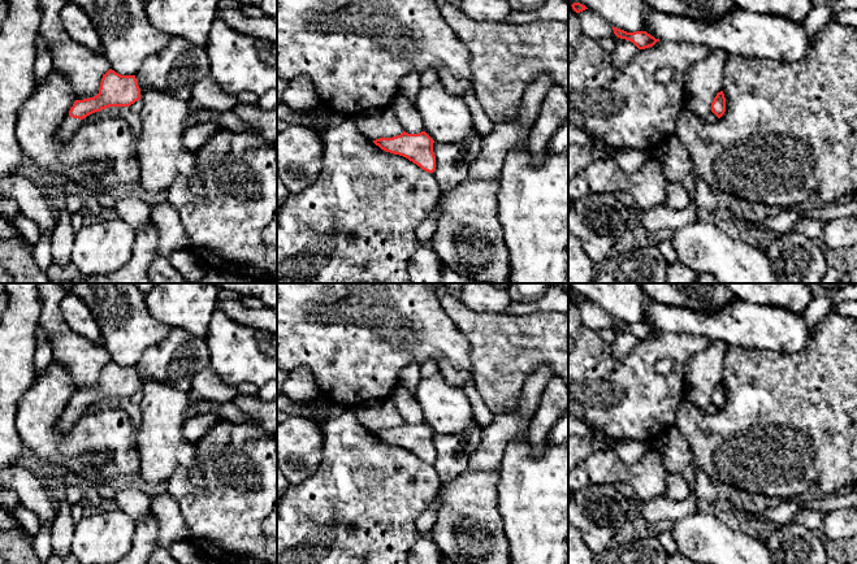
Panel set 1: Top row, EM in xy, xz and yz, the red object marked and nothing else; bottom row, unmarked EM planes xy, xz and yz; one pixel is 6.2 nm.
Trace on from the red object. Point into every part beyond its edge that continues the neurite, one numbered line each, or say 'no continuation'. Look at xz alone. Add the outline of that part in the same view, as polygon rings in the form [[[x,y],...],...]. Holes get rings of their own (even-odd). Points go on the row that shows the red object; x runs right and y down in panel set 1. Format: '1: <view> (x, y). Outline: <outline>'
no continuation

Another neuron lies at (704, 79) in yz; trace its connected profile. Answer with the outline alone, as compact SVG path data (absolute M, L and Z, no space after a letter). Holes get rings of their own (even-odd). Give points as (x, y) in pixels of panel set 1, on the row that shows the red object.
M711 49L710 55L689 68L684 75L685 108L700 117L711 112L711 103L723 88L728 53Z

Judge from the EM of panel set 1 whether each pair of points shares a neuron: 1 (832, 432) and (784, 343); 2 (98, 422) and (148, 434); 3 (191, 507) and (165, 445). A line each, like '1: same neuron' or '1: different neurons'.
1: different neurons
2: different neurons
3: different neurons

